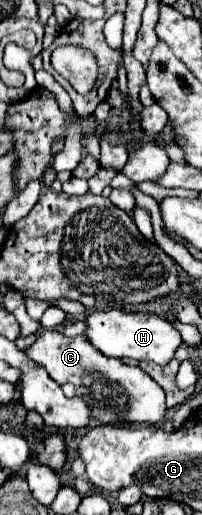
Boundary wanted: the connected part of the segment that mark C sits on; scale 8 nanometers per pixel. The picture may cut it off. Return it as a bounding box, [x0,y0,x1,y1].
[27,331,165,425]

